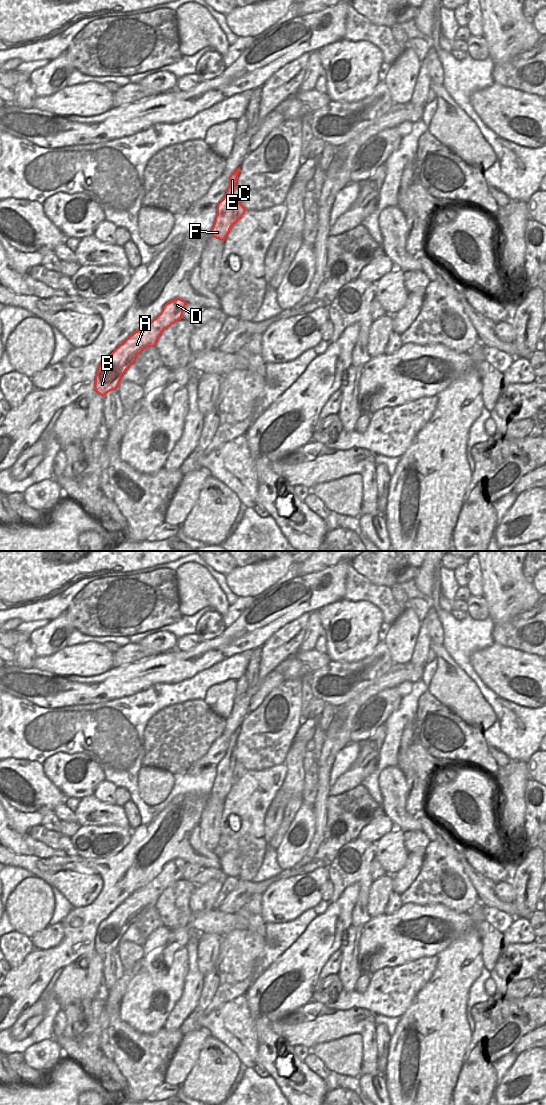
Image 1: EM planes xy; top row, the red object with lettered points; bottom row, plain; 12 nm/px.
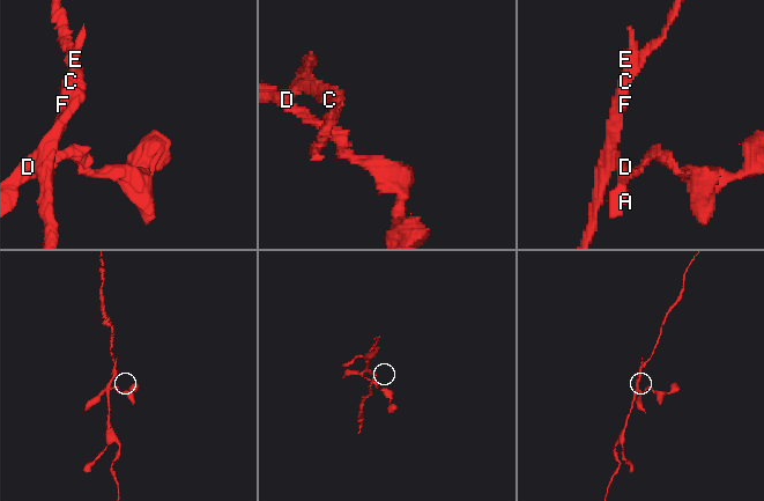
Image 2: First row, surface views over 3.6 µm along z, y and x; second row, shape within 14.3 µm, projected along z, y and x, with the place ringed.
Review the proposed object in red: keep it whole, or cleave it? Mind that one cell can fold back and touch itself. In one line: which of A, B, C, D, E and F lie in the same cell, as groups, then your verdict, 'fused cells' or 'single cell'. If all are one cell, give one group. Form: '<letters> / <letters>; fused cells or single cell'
A B D E / C F; fused cells

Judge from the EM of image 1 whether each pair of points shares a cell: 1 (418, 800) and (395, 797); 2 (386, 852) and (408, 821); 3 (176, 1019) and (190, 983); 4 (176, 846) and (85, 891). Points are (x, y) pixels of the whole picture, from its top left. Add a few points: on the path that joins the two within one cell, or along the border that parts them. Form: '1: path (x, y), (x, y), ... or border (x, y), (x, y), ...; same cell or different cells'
1: border (404, 775), (406, 781), (406, 811), (413, 816); different cells
2: border (394, 827), (403, 831); different cells
3: path (182, 1010), (189, 1000), (190, 992); same cell
4: border (99, 875), (102, 881), (102, 890), (91, 903); different cells

